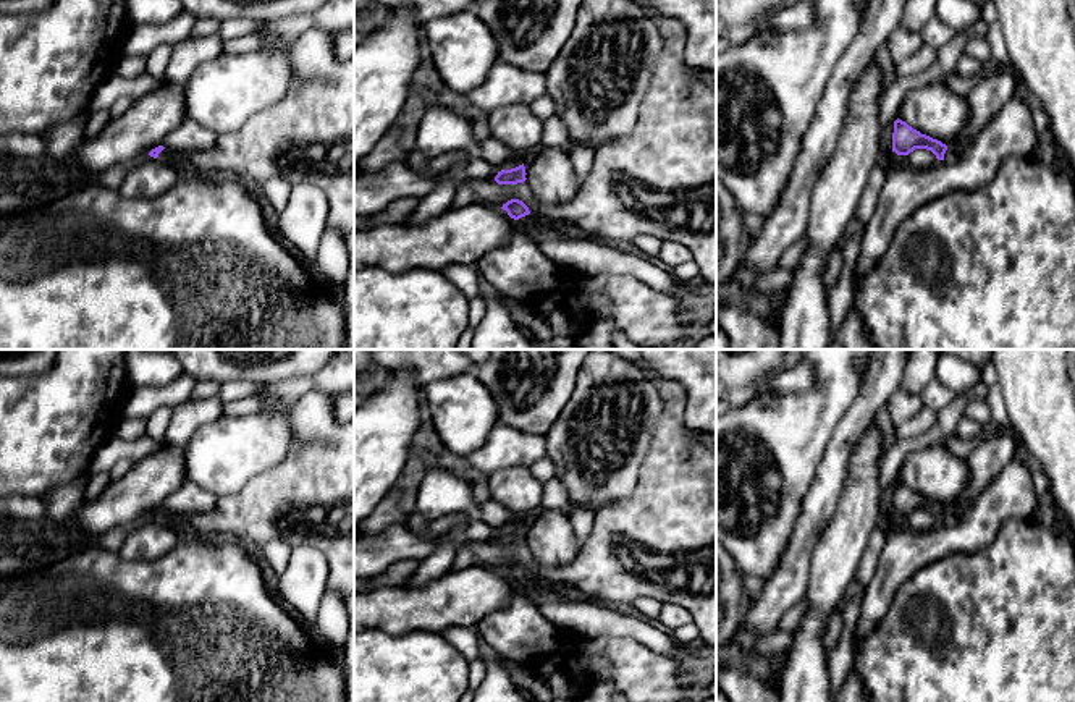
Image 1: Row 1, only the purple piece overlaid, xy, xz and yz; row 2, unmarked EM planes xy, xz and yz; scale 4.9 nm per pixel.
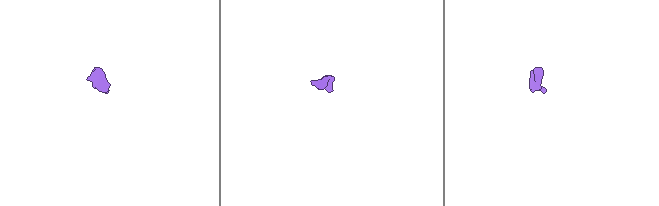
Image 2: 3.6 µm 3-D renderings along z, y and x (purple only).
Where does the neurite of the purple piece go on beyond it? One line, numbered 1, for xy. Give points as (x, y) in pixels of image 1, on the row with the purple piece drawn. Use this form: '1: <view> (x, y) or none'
1: xy (165, 156)

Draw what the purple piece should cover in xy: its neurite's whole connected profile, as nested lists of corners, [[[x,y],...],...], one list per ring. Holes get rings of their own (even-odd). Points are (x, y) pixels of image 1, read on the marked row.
[[[158,146],[149,152],[150,157],[158,159],[160,162],[168,163],[170,167],[176,168],[179,173],[188,171],[186,167],[181,163],[179,155],[170,152],[163,146]]]

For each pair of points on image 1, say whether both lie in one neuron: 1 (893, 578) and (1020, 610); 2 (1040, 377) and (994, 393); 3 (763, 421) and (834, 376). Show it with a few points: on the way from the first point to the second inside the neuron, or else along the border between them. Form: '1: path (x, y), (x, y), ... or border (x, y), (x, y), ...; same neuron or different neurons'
1: border (938, 560), (917, 570), (899, 587), (885, 613); different neurons
2: border (996, 384), (1003, 395), (1011, 429); different neurons
3: path (783, 421), (796, 421), (822, 395); same neuron

